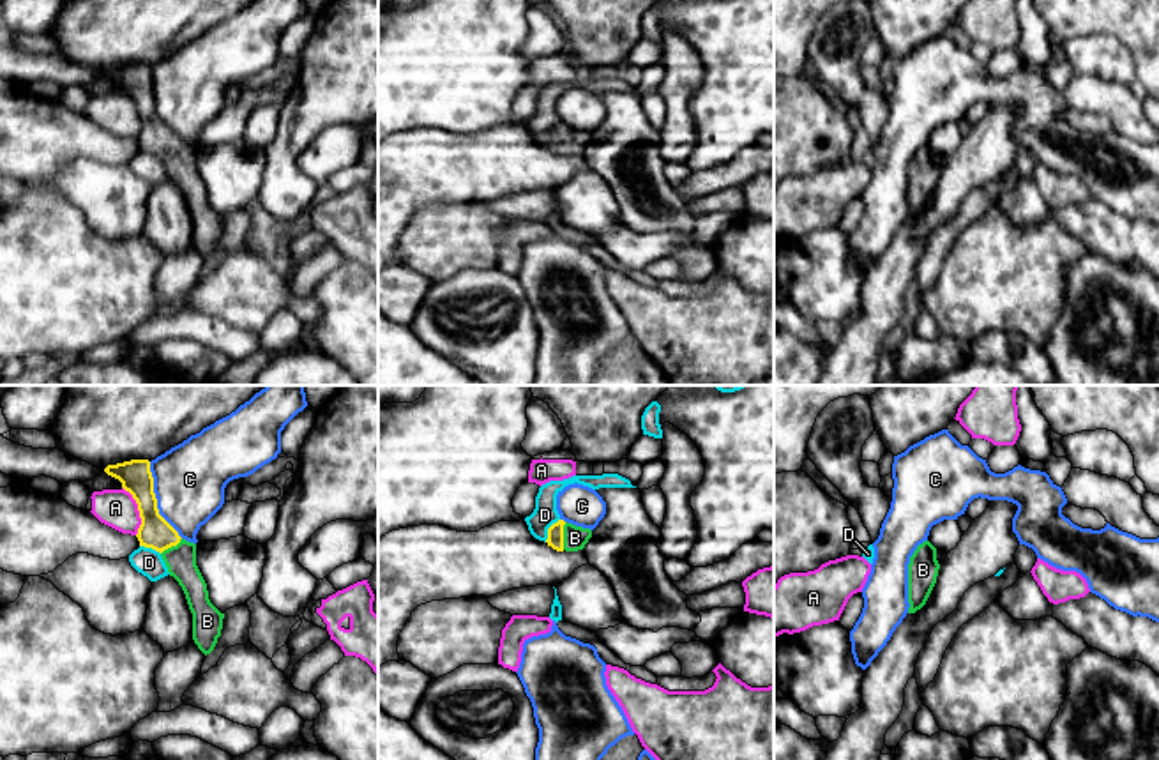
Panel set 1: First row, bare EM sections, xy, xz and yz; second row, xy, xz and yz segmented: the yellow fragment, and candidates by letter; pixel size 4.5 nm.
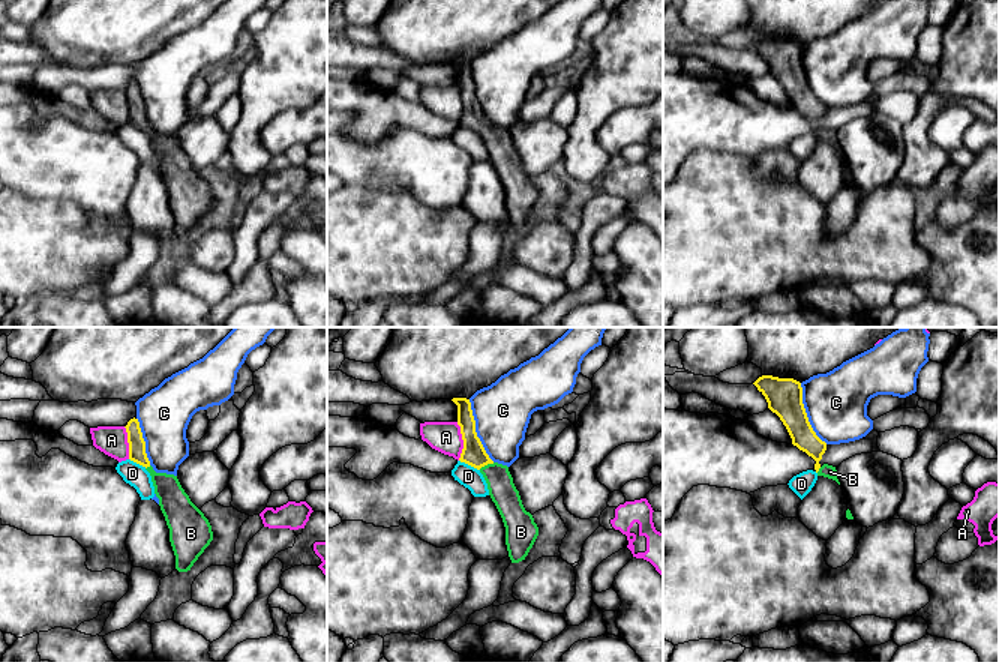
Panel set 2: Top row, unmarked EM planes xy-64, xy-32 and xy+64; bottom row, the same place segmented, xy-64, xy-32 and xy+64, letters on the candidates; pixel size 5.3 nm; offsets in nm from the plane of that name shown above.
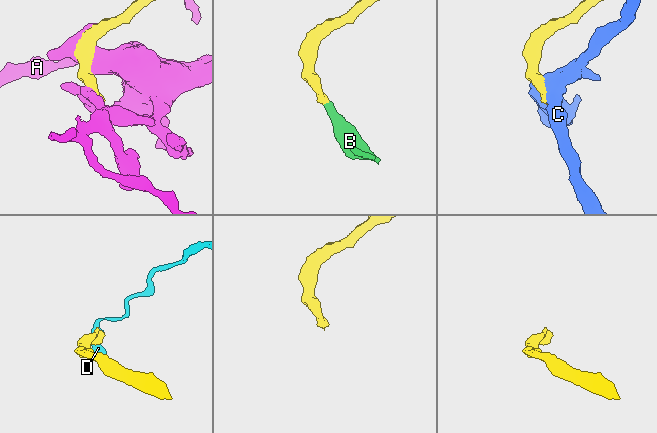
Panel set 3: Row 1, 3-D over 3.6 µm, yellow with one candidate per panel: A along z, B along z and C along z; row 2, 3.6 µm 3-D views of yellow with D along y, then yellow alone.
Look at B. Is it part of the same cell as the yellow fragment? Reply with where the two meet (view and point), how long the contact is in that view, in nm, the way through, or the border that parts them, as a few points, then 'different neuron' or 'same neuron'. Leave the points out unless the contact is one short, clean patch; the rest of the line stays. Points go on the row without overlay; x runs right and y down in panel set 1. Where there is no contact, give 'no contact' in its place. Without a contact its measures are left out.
xz (562, 140) | 130 nm | across xz (555, 136), (562, 140), (575, 142) | same neuron

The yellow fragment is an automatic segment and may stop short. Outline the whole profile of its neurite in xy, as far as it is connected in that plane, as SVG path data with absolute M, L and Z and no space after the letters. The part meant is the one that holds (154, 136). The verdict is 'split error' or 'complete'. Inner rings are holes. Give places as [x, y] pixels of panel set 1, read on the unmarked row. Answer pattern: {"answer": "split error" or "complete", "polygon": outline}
{"answer": "split error", "polygon": "M131 64L108 69L104 76L122 87L138 108L141 129L138 133L140 150L161 157L170 180L182 191L193 217L193 244L207 260L221 240L221 217L208 203L207 187L196 170L196 148L182 143L178 136L159 118L154 97L154 81L148 64Z"}

